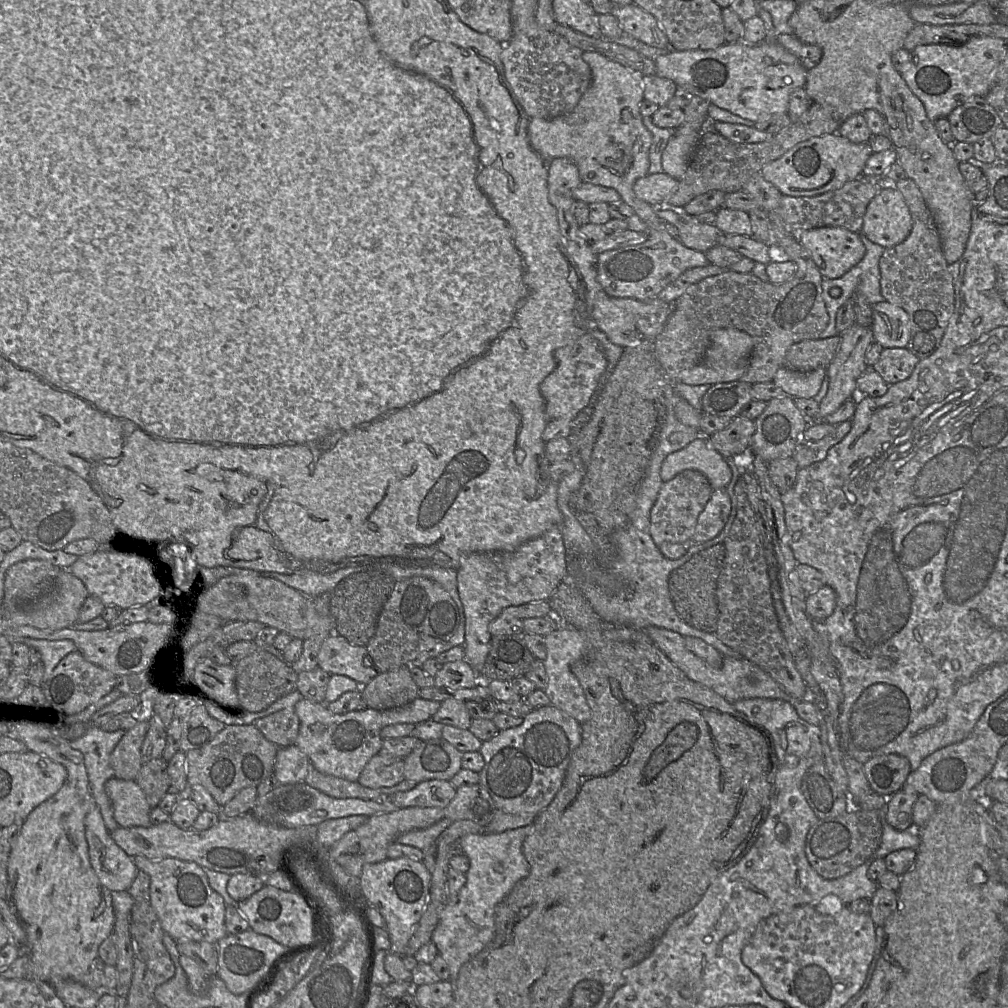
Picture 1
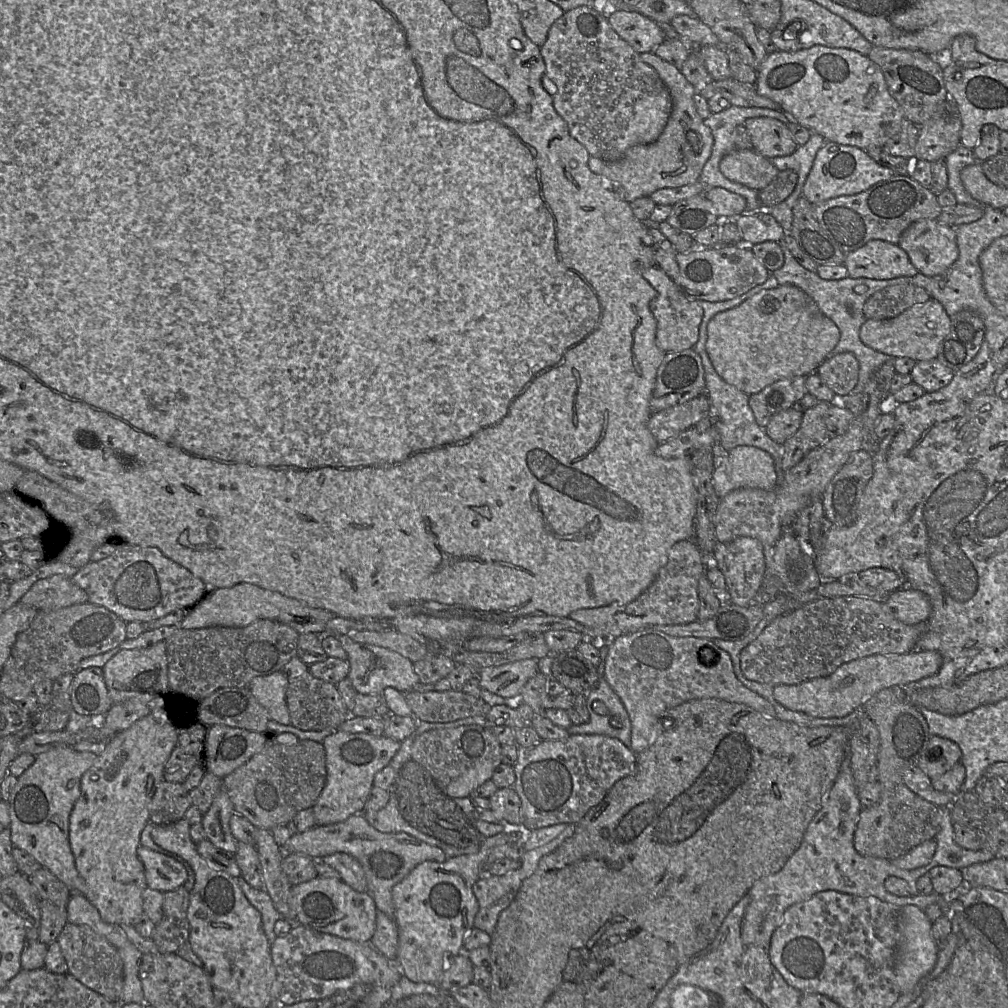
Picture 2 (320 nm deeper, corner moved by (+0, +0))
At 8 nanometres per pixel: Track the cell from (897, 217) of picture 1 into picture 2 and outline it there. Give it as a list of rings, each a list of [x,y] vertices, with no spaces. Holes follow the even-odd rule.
[[[923,219],[912,223],[902,233],[898,245],[908,254],[918,273],[930,277],[944,274],[959,256],[955,228],[938,220]]]

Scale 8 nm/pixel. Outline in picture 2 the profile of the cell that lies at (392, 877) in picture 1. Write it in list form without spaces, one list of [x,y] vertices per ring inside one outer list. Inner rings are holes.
[[[504,832],[486,838],[476,854],[450,857],[443,862],[424,861],[393,887],[394,919],[399,937],[395,959],[408,980],[435,985],[452,958],[466,955],[463,939],[474,929],[478,911],[473,884],[482,876],[489,852],[507,841],[508,835]]]

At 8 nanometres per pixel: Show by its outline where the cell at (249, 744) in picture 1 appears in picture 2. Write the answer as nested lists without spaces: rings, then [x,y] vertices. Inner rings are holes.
[[[303,739],[294,745],[269,741],[245,764],[222,779],[235,812],[257,828],[271,830],[284,825],[301,810],[313,808],[327,778],[326,753],[322,743]]]

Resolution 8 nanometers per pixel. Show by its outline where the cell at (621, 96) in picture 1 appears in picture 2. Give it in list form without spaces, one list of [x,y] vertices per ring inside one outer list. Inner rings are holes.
[[[640,53],[641,60],[658,73],[668,88],[672,99],[669,120],[658,139],[650,144],[629,148],[617,161],[607,161],[591,156],[588,166],[592,172],[601,176],[611,187],[616,188],[628,202],[641,197],[649,197],[653,192],[663,189],[694,184],[700,178],[705,163],[709,160],[714,139],[697,112],[694,101],[697,89],[674,65],[654,53]]]

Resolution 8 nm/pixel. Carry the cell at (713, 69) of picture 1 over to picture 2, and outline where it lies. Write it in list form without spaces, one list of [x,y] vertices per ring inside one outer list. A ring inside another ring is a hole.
[[[815,45],[808,49],[801,49],[796,52],[775,51],[769,53],[760,66],[757,68],[757,79],[755,82],[756,90],[759,95],[767,97],[778,103],[791,122],[798,123],[813,133],[824,137],[826,141],[835,142],[842,145],[850,145],[867,150],[871,146],[884,147],[886,143],[900,132],[903,120],[907,120],[898,102],[891,96],[883,72],[868,56],[862,55],[854,50],[845,48],[831,48],[822,45]]]

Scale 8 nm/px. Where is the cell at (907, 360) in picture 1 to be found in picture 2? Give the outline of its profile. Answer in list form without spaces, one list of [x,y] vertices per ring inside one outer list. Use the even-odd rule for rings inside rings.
[[[934,359],[918,361],[910,376],[913,383],[921,386],[926,392],[936,392],[952,381],[955,372]]]

